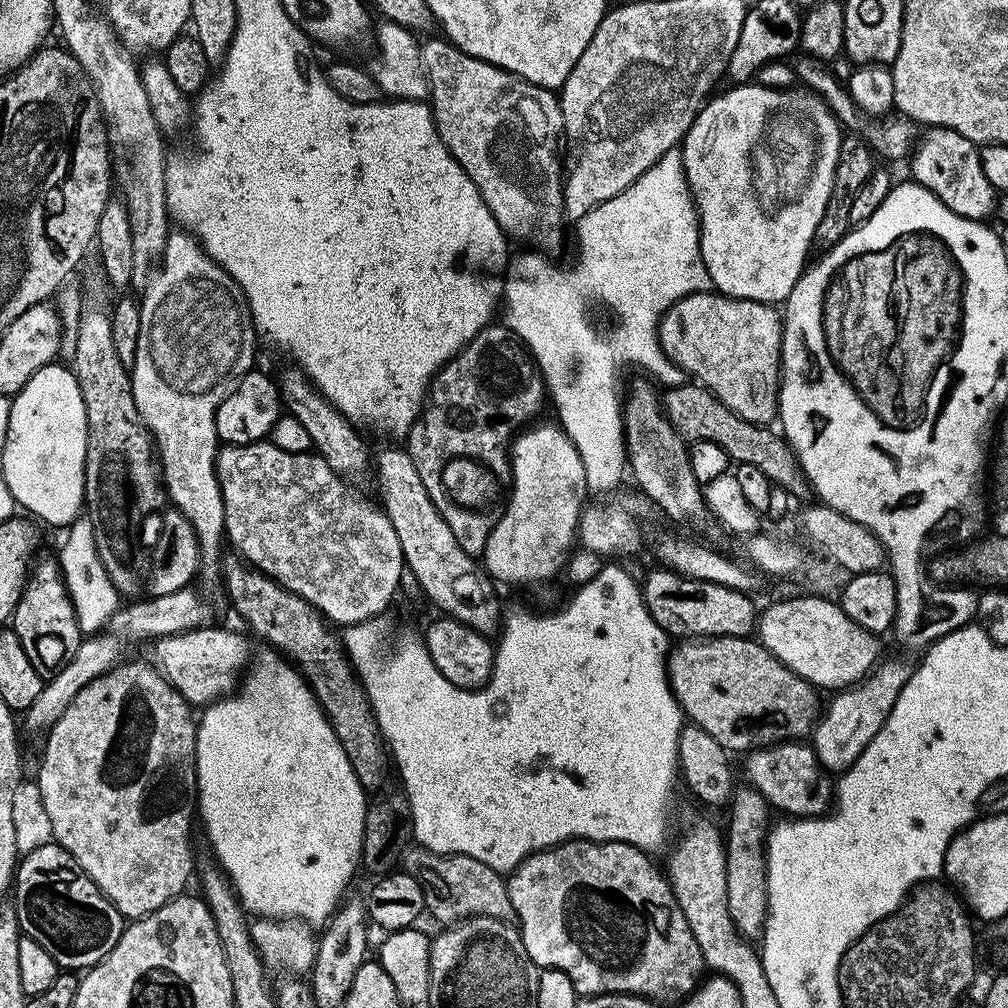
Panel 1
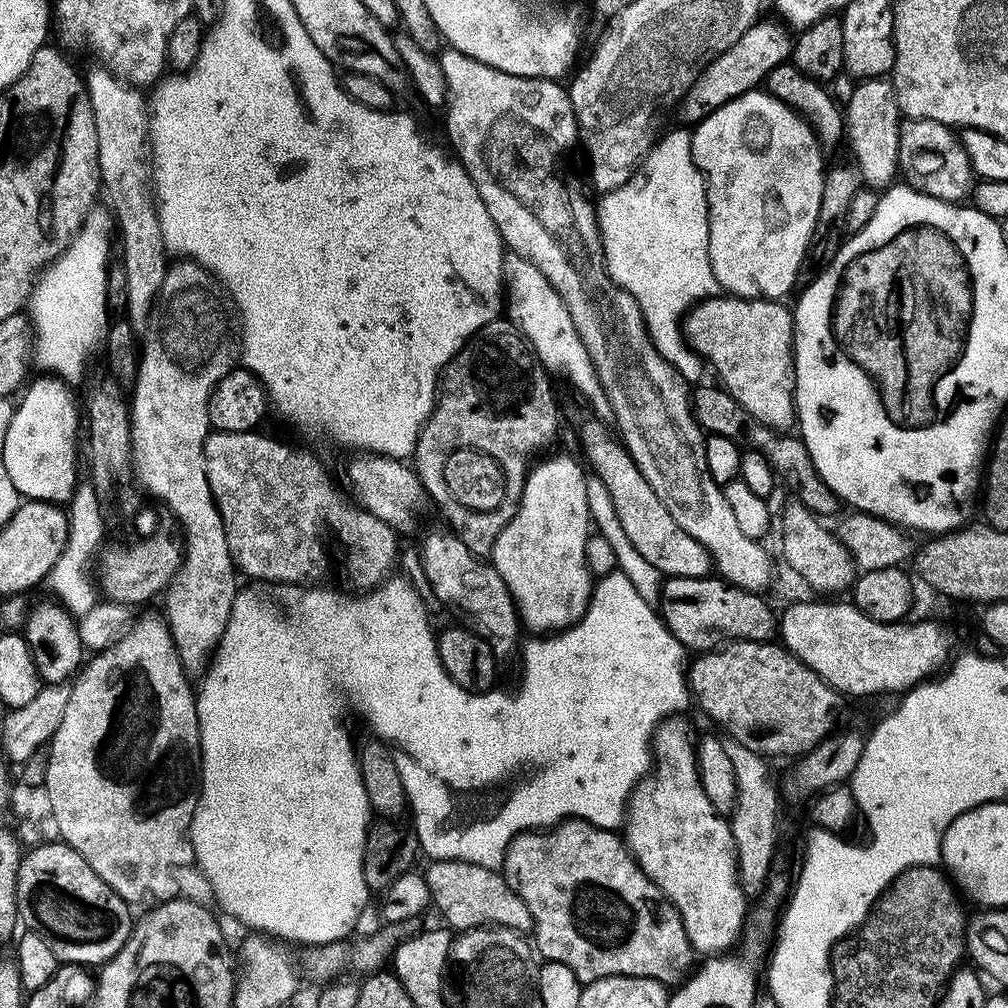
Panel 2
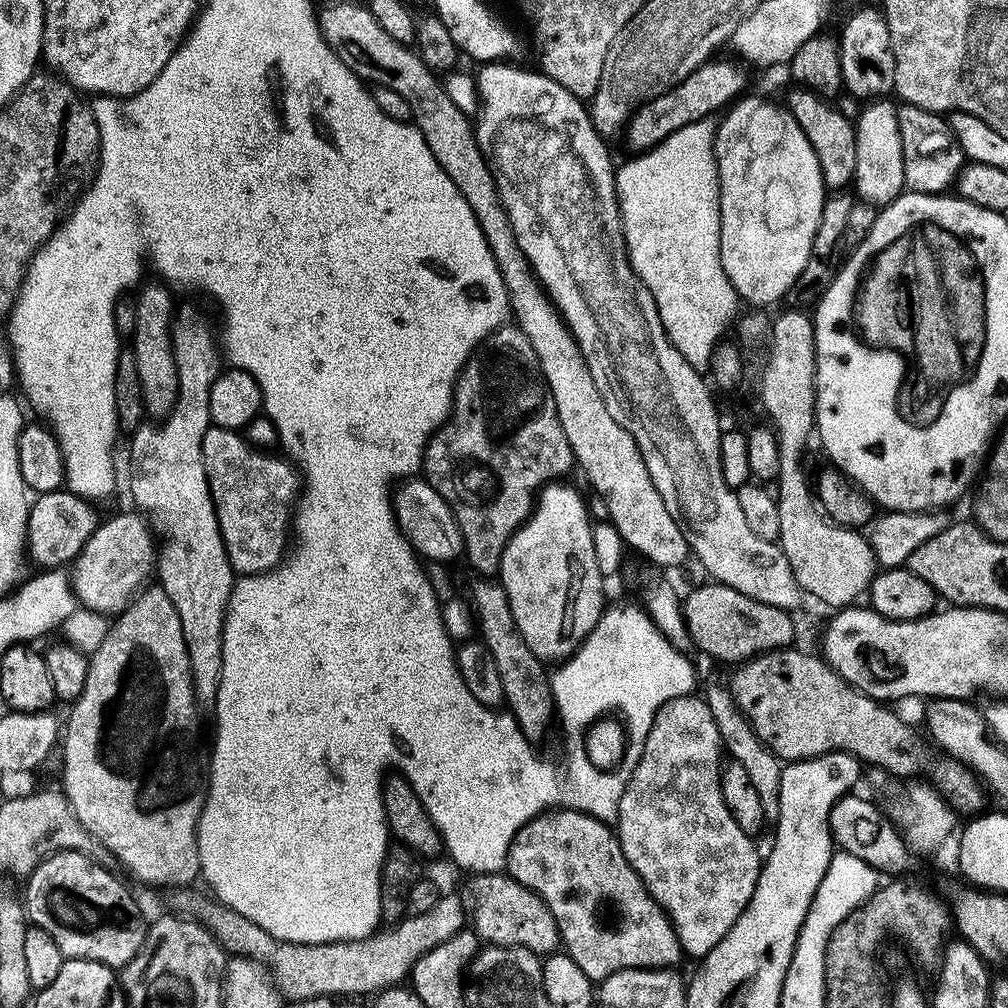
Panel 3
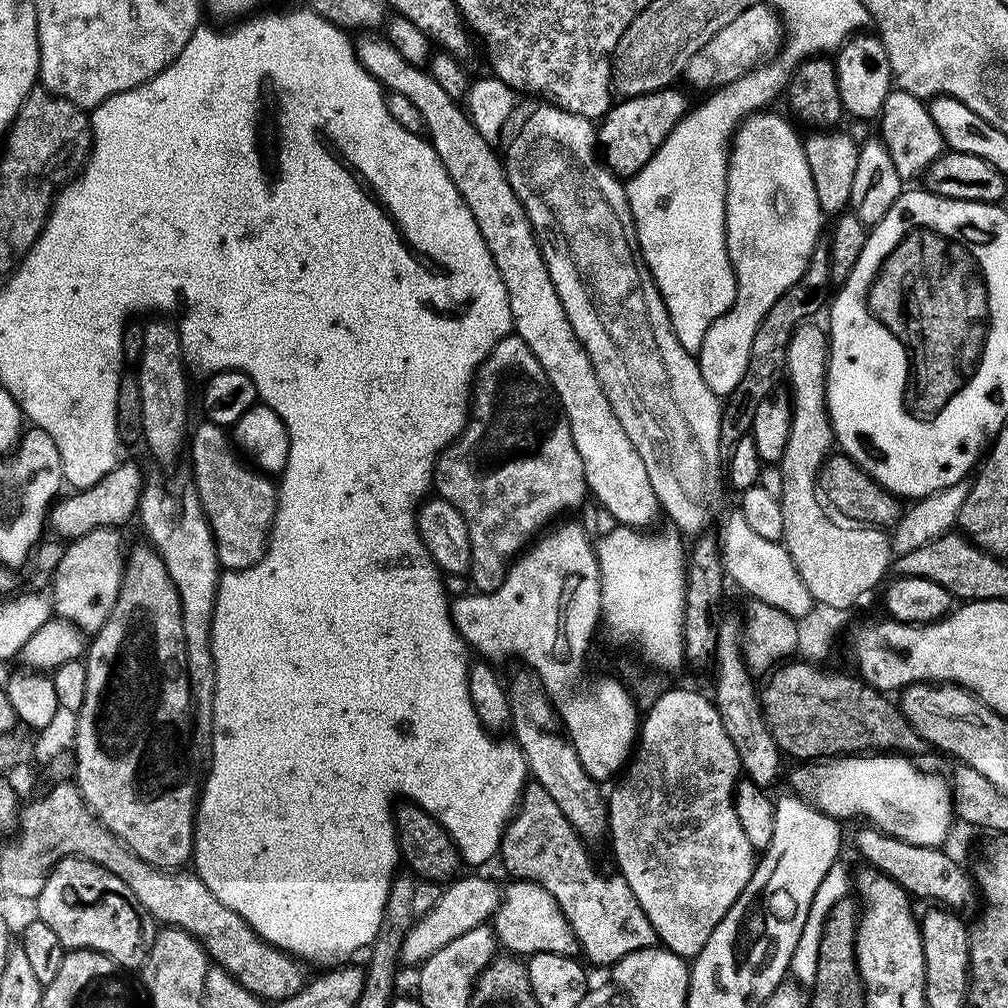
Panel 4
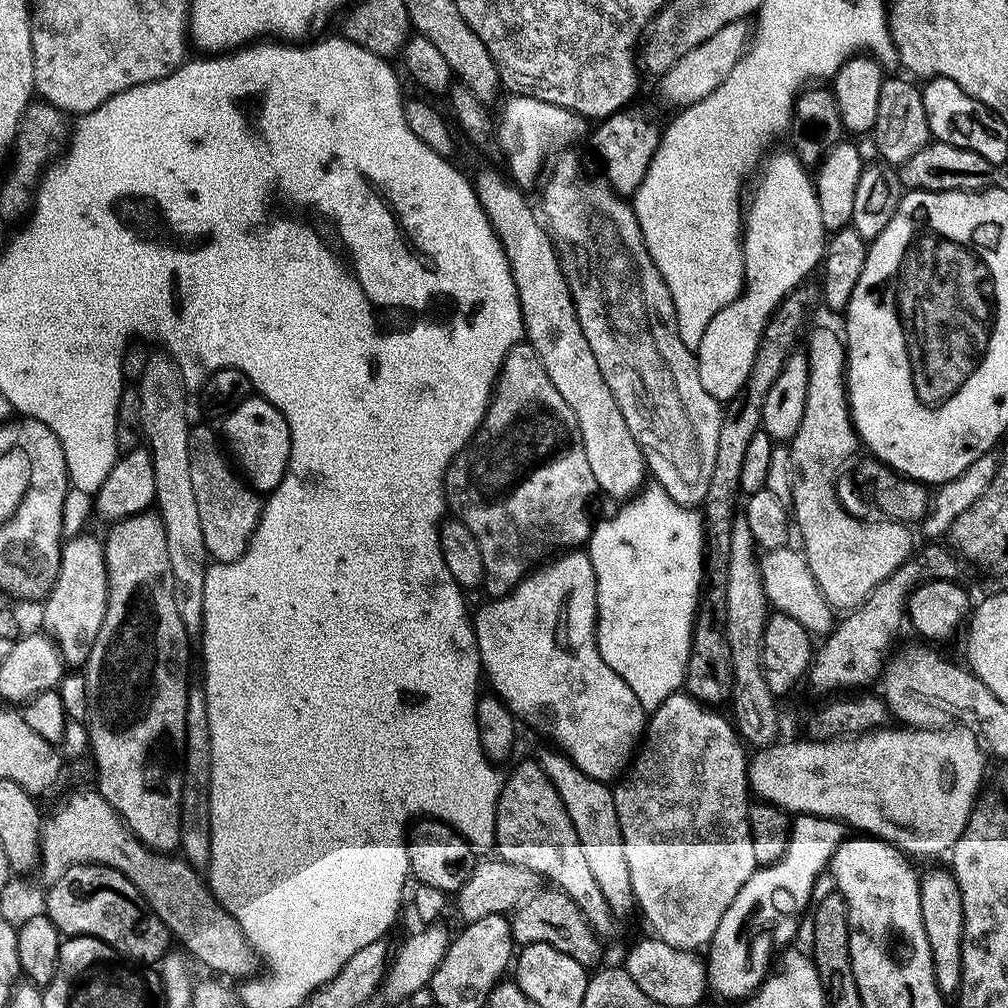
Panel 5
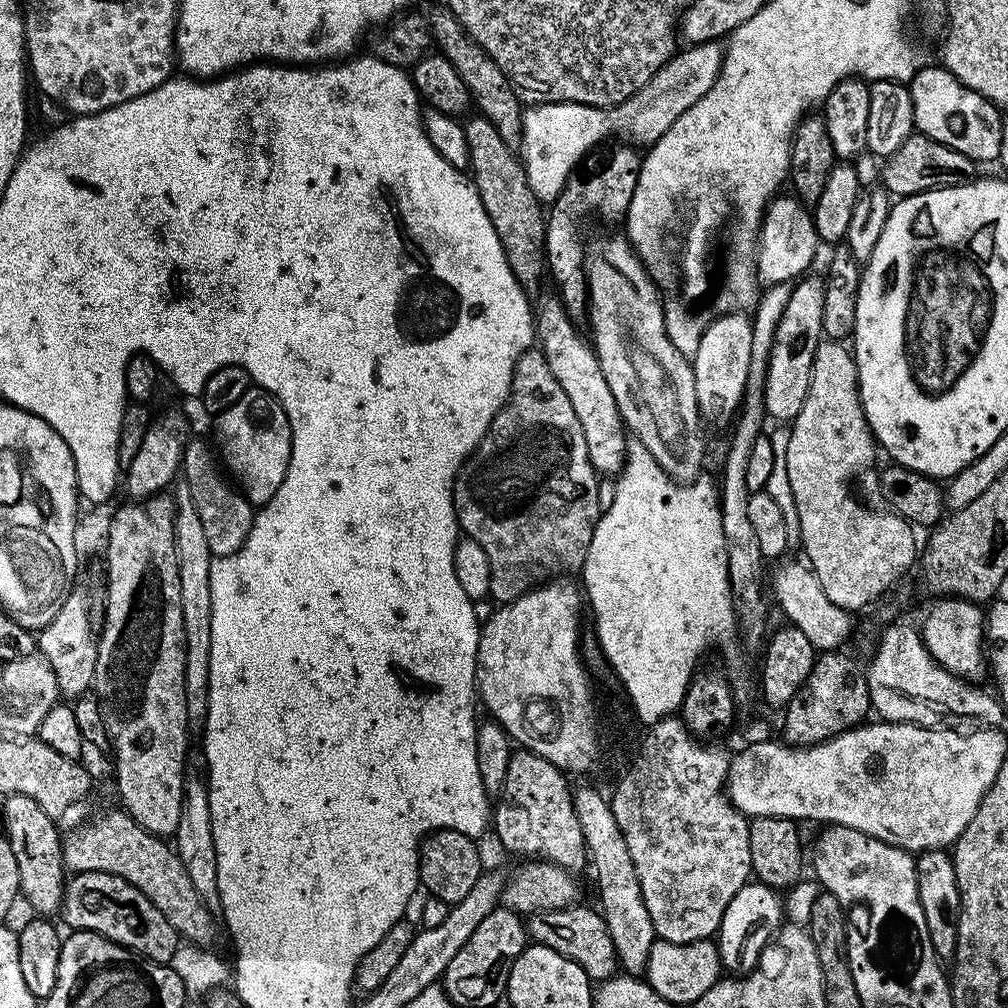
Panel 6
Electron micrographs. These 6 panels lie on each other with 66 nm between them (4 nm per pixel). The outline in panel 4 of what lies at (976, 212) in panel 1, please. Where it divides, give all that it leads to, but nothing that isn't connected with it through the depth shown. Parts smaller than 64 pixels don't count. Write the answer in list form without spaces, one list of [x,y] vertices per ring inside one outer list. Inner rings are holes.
[[[894,88],[887,95],[883,110],[878,117],[879,124],[880,139],[890,150],[890,158],[894,161],[894,168],[903,181],[908,182],[908,179],[914,177],[917,179],[924,171],[927,171],[929,165],[937,157],[943,155],[946,145],[941,138],[941,131],[938,130],[938,126],[935,126],[934,120],[929,114],[927,103],[908,91]]]

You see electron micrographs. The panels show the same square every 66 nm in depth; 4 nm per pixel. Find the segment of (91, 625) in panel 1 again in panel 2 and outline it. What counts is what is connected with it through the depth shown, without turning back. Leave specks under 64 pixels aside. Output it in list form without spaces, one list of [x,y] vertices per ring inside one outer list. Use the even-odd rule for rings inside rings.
[[[84,482],[75,489],[69,506],[69,529],[67,534],[67,546],[63,548],[58,562],[54,564],[46,577],[46,584],[56,594],[55,599],[63,605],[74,618],[85,616],[98,602],[98,590],[95,581],[90,578],[90,562],[99,553],[103,545],[104,508],[96,499],[96,491],[91,483]]]

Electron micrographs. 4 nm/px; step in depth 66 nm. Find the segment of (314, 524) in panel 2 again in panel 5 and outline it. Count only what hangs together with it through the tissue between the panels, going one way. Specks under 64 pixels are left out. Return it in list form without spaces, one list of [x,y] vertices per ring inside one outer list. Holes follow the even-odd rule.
[[[196,423],[189,427],[187,456],[190,458],[190,482],[193,483],[203,544],[209,557],[217,563],[236,561],[247,550],[260,520],[260,513],[263,511],[261,497],[234,468],[230,468],[219,435],[210,427]]]

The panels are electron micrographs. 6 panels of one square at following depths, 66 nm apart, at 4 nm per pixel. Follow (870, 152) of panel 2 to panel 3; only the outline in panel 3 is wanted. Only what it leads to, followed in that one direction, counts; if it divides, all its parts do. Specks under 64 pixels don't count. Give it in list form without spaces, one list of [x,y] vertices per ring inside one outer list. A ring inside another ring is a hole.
[[[877,98],[863,105],[860,117],[855,117],[856,129],[855,165],[853,172],[854,192],[863,203],[873,206],[892,204],[905,191],[903,176],[903,140],[899,132],[897,105],[891,104],[891,99]]]

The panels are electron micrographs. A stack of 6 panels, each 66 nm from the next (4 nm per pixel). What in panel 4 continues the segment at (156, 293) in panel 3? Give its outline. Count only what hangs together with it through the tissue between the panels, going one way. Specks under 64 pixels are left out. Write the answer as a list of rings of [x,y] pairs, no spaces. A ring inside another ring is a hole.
[[[152,318],[147,325],[143,325],[144,345],[140,351],[138,367],[140,372],[135,373],[138,386],[141,388],[142,402],[142,426],[144,427],[143,443],[148,443],[148,448],[152,451],[153,456],[161,460],[162,463],[168,464],[175,458],[180,450],[180,446],[186,440],[186,428],[184,426],[188,422],[188,376],[184,373],[186,369],[186,361],[184,352],[180,349],[180,333],[175,327],[172,328],[167,324],[167,319]]]

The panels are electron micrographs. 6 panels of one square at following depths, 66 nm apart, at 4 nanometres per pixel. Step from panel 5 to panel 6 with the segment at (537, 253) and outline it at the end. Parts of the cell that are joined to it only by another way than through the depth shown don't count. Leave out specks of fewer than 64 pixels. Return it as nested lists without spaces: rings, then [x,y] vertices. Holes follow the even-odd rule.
[[[551,295],[535,301],[535,339],[550,366],[550,374],[558,378],[558,386],[566,390],[566,398],[570,398],[570,406],[574,406],[578,422],[582,422],[582,434],[586,434],[588,461],[597,473],[604,475],[605,472],[609,478],[615,477],[624,468],[624,455],[628,449],[629,437],[626,435],[624,419],[620,417],[618,402],[614,402],[614,393],[606,383],[606,374],[602,374],[595,348],[585,337],[584,340],[580,337],[579,330],[572,325],[575,324],[573,317],[565,310],[559,295]]]

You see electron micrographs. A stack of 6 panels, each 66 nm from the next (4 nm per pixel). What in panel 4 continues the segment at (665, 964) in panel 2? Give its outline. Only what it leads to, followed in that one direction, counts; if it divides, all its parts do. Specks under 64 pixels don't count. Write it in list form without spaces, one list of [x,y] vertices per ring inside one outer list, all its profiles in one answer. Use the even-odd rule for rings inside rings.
[[[532,782],[525,787],[519,807],[504,829],[498,856],[504,859],[504,868],[513,872],[513,877],[542,885],[556,899],[589,965],[611,966],[632,951],[655,945],[656,931],[625,880],[616,878],[613,884],[607,884],[600,877],[587,847],[566,814],[558,810],[558,802],[540,784]]]

